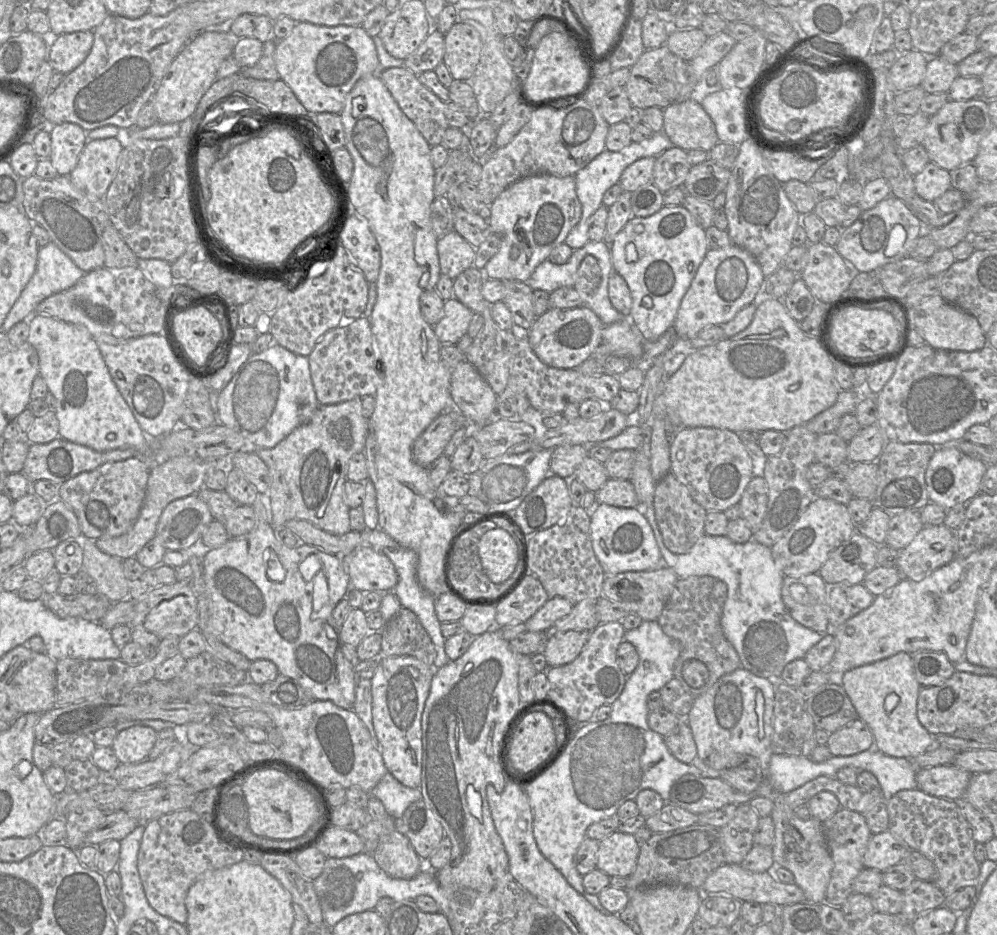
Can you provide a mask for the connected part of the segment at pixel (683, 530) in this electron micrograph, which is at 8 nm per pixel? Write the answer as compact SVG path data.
M669 472L656 482L653 506L664 545L672 553L686 553L704 535L707 511L691 497L688 489L673 473Z

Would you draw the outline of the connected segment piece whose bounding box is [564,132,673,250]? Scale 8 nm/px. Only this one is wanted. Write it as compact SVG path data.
M654 133L652 137L640 142L631 142L619 151L604 150L575 175L576 194L582 206L582 215L579 222L572 228L564 243L575 250L584 246L588 241L588 220L591 215L602 206L604 193L613 185L619 183L623 171L636 160L647 157L657 157L673 147L668 137L663 133Z

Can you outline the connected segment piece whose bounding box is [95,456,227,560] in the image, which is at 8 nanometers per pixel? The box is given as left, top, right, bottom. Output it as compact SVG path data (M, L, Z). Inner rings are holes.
M186 456L159 462L149 472L146 497L135 523L121 536L96 540L97 547L104 553L121 560L136 556L156 536L160 516L167 505L177 499L197 494L204 488L204 482L210 470L225 469L225 467L227 467L227 461L203 461Z

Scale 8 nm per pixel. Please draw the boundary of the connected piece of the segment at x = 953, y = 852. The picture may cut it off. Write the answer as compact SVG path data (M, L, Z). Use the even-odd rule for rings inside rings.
M916 788L899 791L886 801L886 808L889 815L888 831L934 863L937 872L932 882L946 898L956 889L976 882L981 868L975 858L977 842L962 813L960 801L931 796Z

